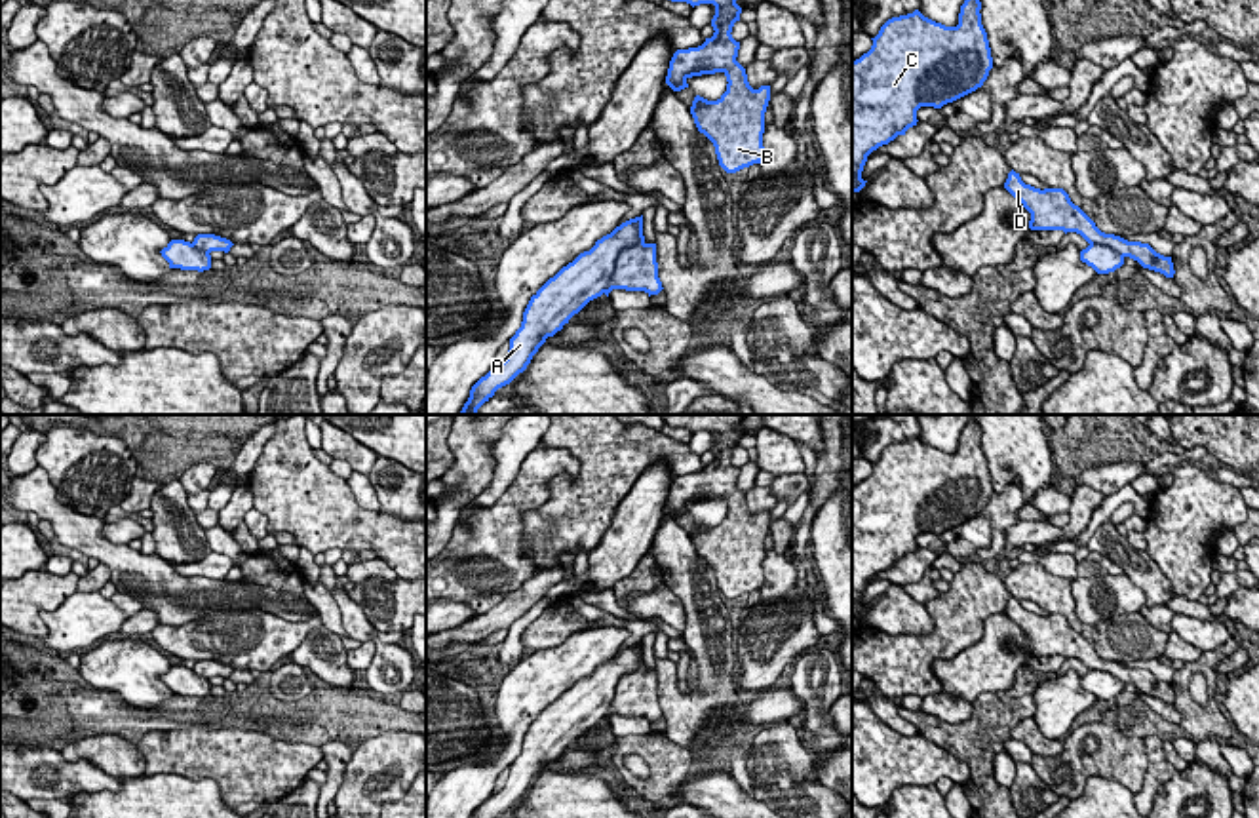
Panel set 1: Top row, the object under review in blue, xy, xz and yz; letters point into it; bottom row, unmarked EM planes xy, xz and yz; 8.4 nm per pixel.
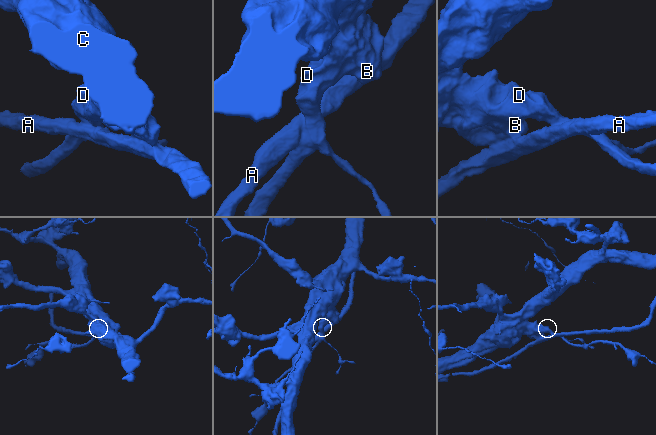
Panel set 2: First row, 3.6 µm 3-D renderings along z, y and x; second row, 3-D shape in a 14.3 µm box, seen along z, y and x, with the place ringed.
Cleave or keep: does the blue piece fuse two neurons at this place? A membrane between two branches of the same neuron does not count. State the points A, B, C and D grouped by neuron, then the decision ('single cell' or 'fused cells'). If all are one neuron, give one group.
A / B C D; fused cells

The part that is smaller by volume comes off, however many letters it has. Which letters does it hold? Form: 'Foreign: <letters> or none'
Foreign: A

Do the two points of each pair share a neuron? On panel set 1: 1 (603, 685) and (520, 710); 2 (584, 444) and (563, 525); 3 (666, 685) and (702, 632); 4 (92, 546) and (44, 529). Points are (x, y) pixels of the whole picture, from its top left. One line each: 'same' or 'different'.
1: same
2: same
3: same
4: different

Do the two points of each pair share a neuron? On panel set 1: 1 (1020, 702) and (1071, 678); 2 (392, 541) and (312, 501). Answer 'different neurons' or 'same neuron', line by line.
1: different neurons
2: same neuron

